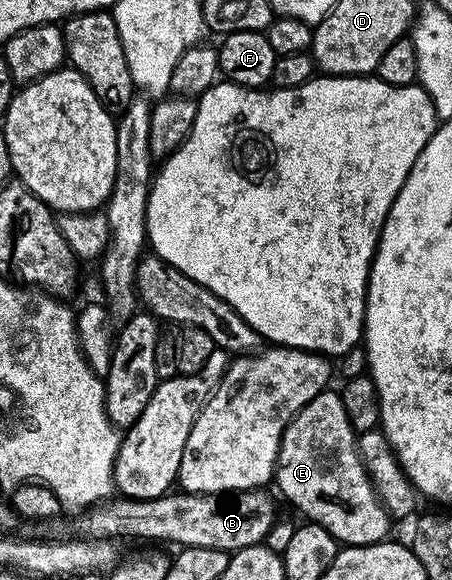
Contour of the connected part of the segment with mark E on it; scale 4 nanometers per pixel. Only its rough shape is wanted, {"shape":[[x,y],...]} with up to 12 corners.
{"shape":[[337,392],[282,433],[279,491],[343,546],[391,536]]}

